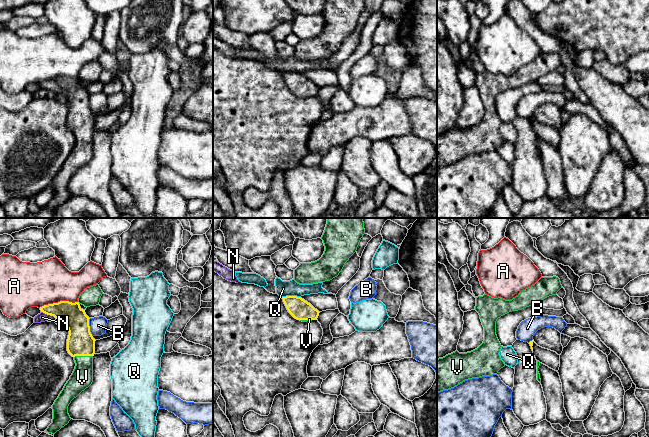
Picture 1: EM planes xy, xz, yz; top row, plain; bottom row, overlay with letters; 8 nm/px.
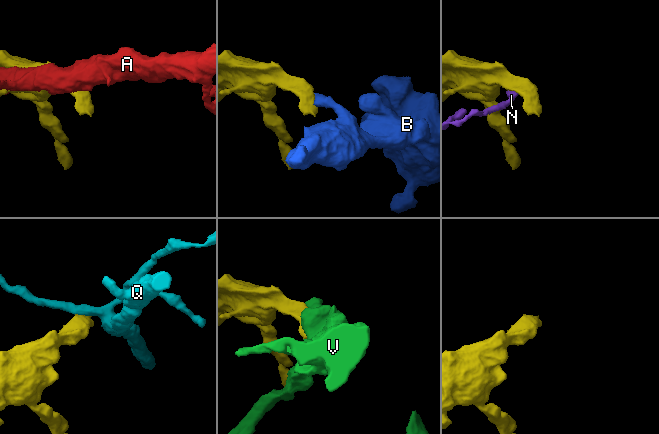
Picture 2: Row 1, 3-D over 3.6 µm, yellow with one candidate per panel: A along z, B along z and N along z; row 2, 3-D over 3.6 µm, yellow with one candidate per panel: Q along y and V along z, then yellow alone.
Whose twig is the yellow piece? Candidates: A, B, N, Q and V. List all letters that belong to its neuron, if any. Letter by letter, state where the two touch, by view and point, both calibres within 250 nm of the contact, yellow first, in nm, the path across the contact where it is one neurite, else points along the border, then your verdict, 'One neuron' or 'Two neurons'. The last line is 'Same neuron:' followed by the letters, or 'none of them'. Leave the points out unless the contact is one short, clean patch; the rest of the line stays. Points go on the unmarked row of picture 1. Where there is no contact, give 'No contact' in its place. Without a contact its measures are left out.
A: Touches yellow at xy (58, 78). Thickness 180 nm (yellow) against 360 nm. Two neurons
B: Touches yellow at xy (89, 103). Thickness 220 nm (yellow) against 130 nm. Boundary: xy (89, 94), (89, 107), (92, 112). Two neurons
N: Touches yellow at xy (44, 88). Thickness 160 nm (yellow) against 80 nm. Boundary: xy (41, 87), (47, 91). Two neurons
Q: Touches yellow at xz (291, 72). Thickness 160 nm (yellow) against 130 nm. Boundary: xz (300, 72), (282, 73). Two neurons
V: Touches yellow at xy (83, 131). Thickness 220 nm (yellow) against 180 nm. One neuron
Same neuron: V

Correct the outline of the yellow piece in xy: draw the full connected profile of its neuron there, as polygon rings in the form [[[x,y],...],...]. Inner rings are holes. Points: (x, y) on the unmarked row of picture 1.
[[[98,60],[87,63],[75,79],[60,77],[40,83],[41,88],[63,94],[69,107],[67,127],[74,134],[76,142],[63,166],[52,181],[52,199],[46,208],[55,210],[71,196],[68,182],[82,167],[93,158],[93,132],[95,115],[90,108],[89,93],[80,81],[85,83],[99,81],[103,68]]]

